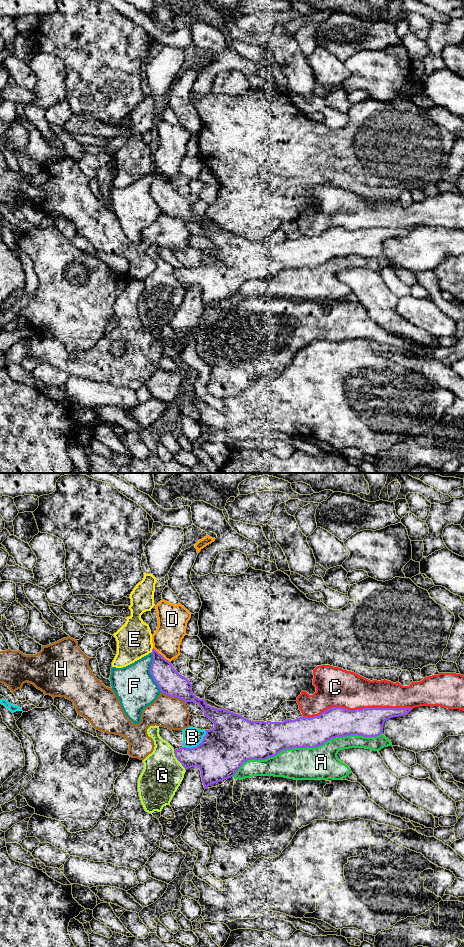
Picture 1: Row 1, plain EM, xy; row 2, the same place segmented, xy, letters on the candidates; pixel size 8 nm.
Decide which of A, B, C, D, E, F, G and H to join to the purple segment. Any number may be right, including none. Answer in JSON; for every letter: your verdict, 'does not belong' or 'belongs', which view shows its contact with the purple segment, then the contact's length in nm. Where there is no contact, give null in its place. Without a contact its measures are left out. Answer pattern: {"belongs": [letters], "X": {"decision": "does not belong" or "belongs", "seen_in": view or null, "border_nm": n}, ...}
{"belongs": [], "A": {"decision": "does not belong", "seen_in": "xy", "border_nm": 1250}, "B": {"decision": "does not belong", "seen_in": "xy", "border_nm": 240}, "C": {"decision": "does not belong", "seen_in": "xy", "border_nm": 850}, "D": {"decision": "does not belong", "seen_in": "xy", "border_nm": 190}, "E": {"decision": "does not belong", "seen_in": "xy", "border_nm": 50}, "F": {"decision": "does not belong", "seen_in": "xy", "border_nm": 340}, "G": {"decision": "does not belong", "seen_in": "xy", "border_nm": 190}, "H": {"decision": "does not belong", "seen_in": "xy", "border_nm": 220}}

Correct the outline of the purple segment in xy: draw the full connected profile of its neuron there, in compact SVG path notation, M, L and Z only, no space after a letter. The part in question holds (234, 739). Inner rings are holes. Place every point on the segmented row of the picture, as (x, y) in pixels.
M154 648L150 673L157 683L161 693L183 700L185 703L194 702L204 711L204 716L214 723L214 728L205 730L202 742L193 748L182 747L174 750L175 757L185 770L197 767L201 771L204 788L233 777L242 764L248 760L266 760L276 756L283 750L293 748L314 748L323 745L336 737L359 735L376 737L382 734L384 722L393 717L408 714L410 708L362 708L348 710L342 707L332 707L314 717L299 717L295 720L287 719L283 722L251 721L239 714L224 708L217 709L199 699L192 692L192 684L180 675Z

